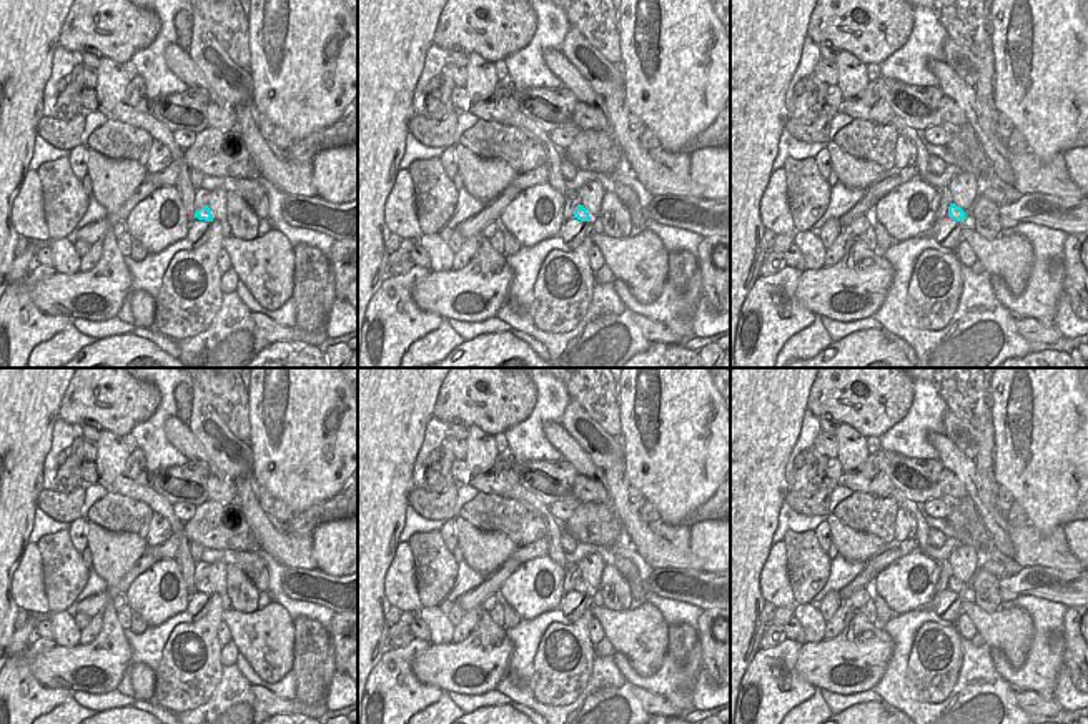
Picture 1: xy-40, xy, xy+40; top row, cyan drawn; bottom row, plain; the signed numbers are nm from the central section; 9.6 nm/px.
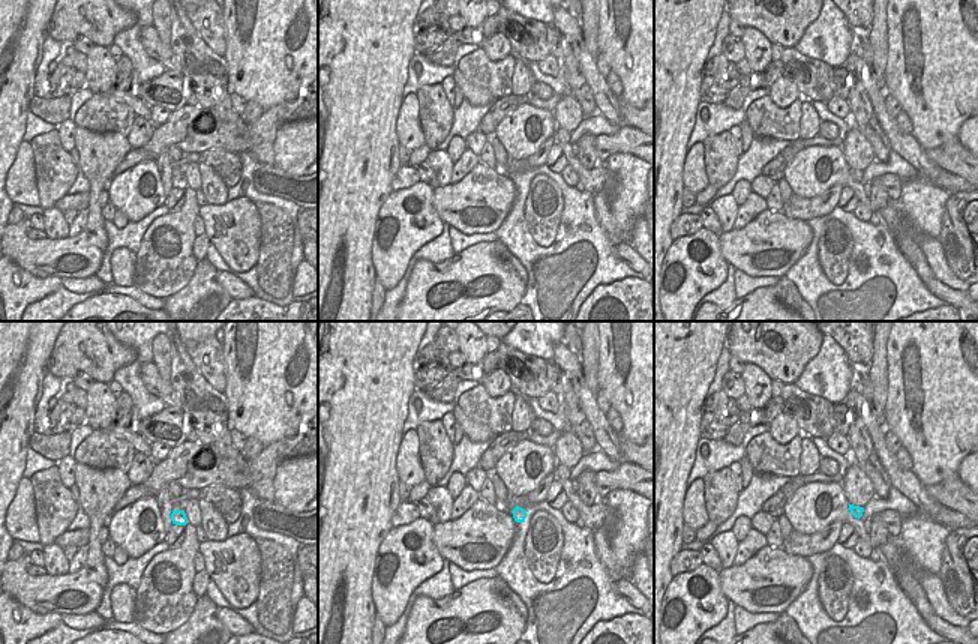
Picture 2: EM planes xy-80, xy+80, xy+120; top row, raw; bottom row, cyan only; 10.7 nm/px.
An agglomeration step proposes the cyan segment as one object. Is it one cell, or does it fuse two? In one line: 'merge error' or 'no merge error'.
no merge error

